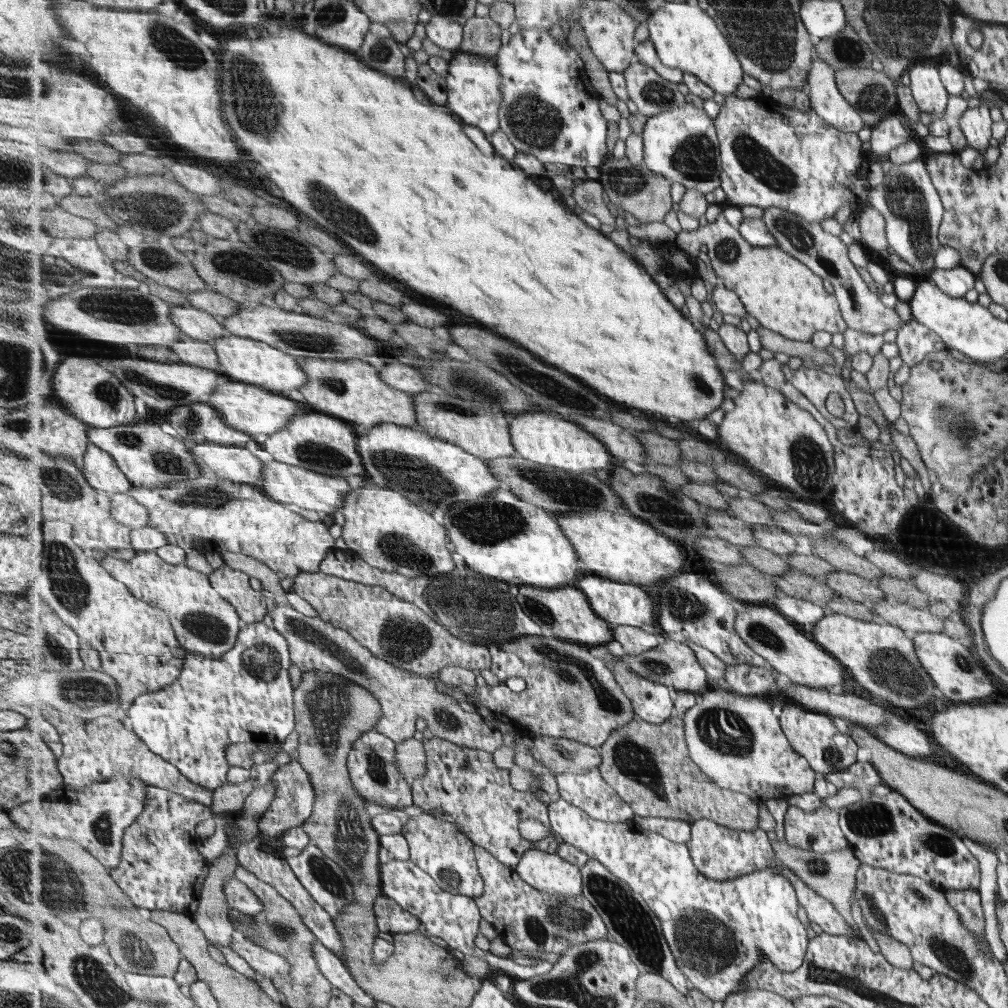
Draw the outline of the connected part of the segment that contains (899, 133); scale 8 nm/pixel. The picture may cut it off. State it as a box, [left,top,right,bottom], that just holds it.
[870,116,911,156]

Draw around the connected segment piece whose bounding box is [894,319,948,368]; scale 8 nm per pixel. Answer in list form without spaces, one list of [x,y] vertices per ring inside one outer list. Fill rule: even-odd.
[[[912,319],[909,323],[902,323],[894,342],[898,346],[902,363],[909,368],[923,361],[926,355],[944,349],[948,351],[944,342],[932,330]]]

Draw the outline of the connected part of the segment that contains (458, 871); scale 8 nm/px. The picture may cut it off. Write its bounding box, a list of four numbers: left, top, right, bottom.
[403,812,486,899]

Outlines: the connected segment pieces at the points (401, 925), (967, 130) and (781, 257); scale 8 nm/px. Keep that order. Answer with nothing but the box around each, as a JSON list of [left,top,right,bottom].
[[374,895,421,933],[958,104,991,151],[674,212,848,342]]

